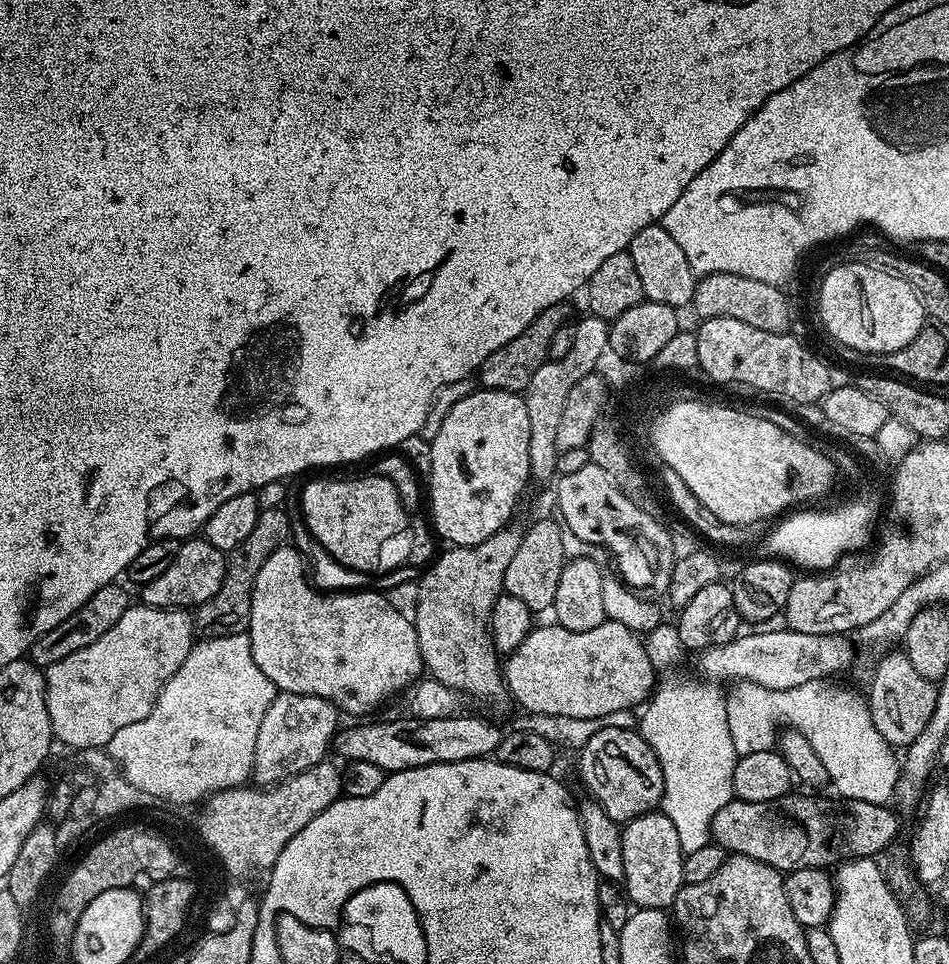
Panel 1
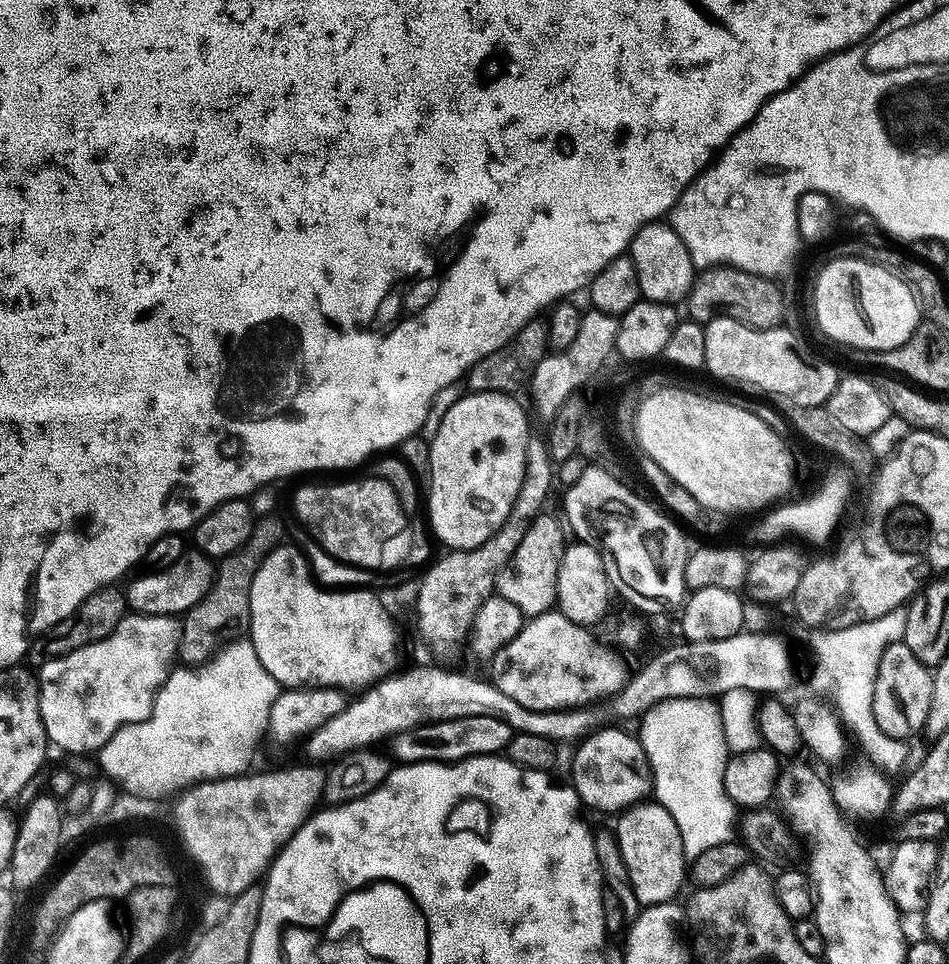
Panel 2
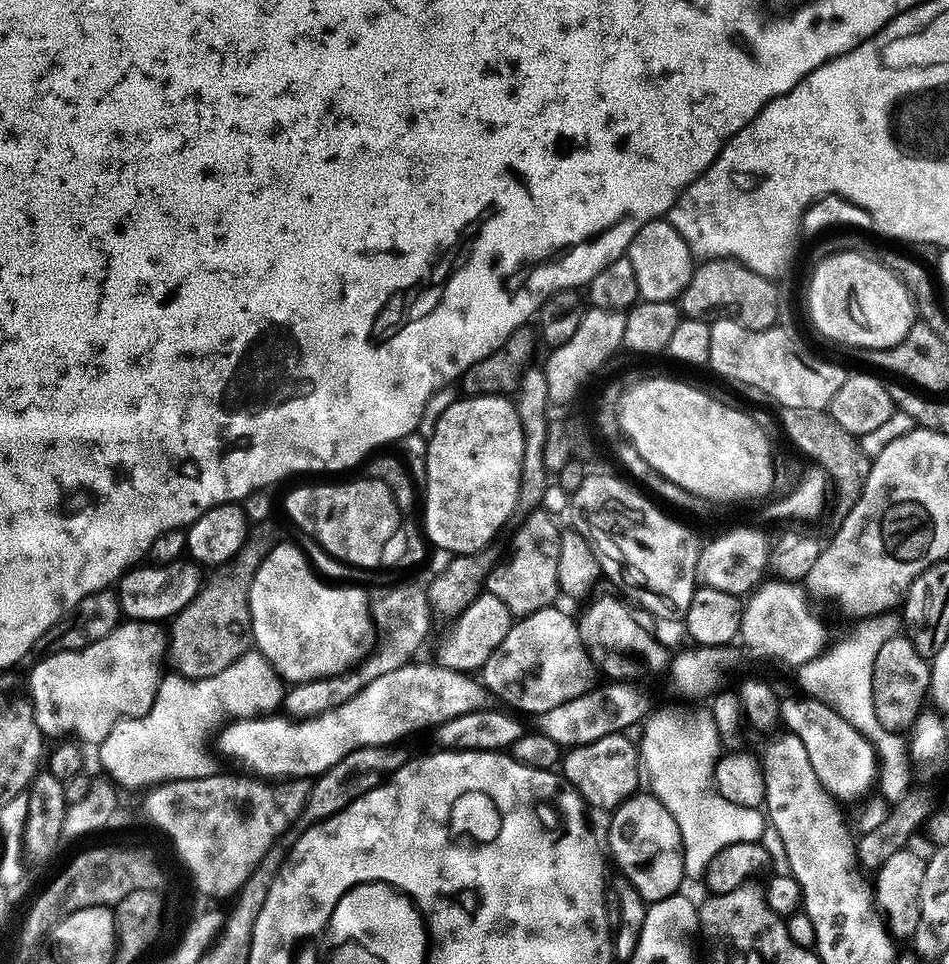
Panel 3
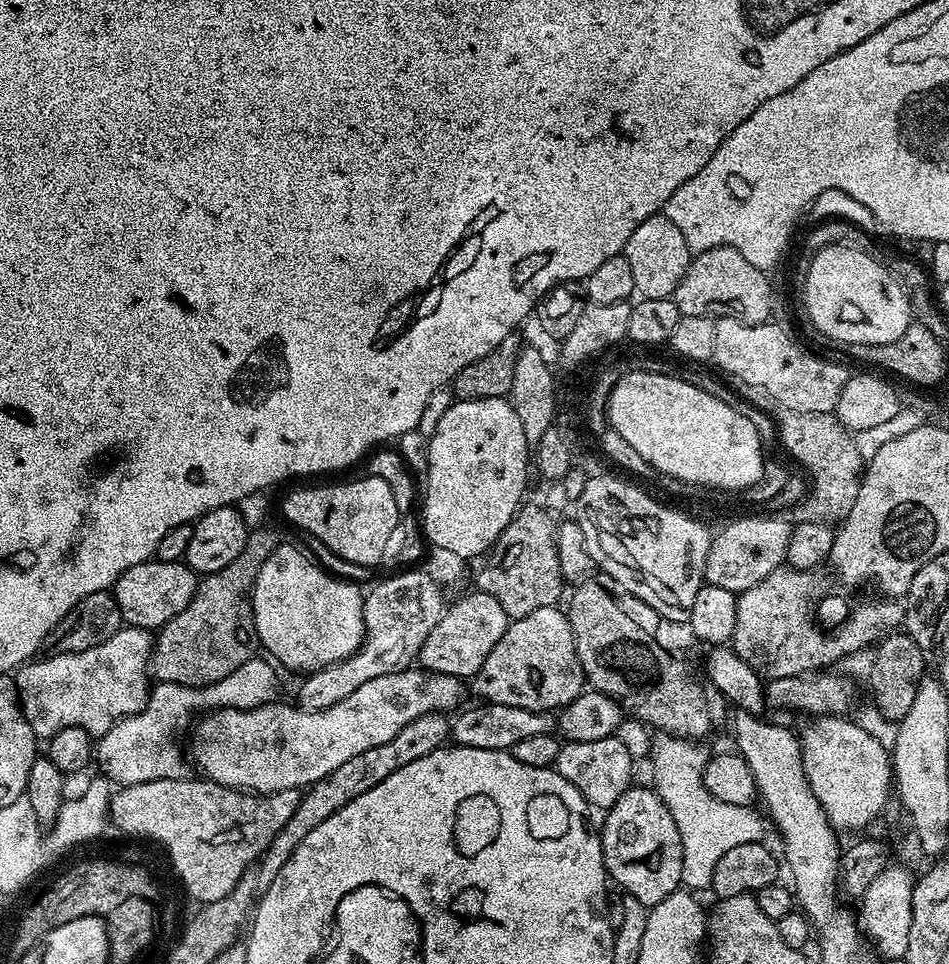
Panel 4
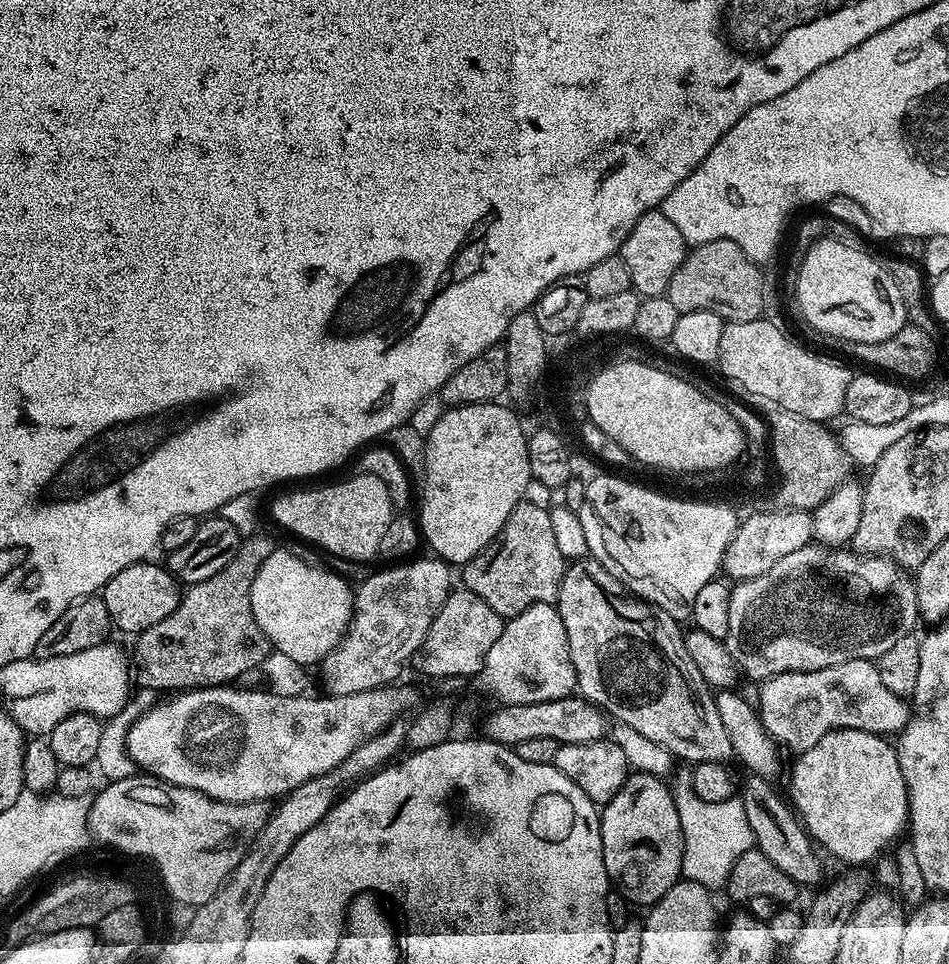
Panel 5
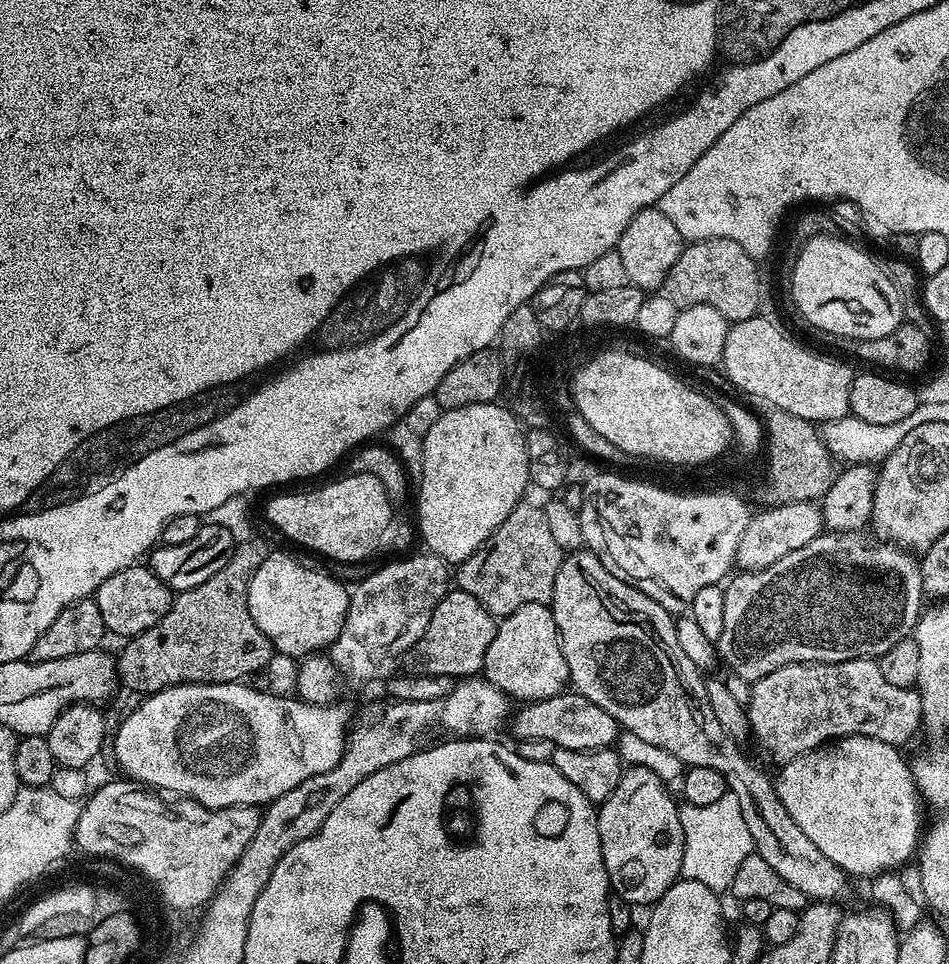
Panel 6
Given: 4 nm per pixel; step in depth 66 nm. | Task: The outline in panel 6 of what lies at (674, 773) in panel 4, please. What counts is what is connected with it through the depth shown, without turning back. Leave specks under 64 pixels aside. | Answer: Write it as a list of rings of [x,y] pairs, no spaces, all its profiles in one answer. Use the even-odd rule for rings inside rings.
[[[728,792],[711,806],[685,803],[680,808],[680,817],[684,831],[681,877],[702,882],[702,886],[710,886],[710,890],[717,894],[727,893],[734,882],[734,874],[738,874],[738,866],[742,866],[742,862],[754,852],[750,829],[746,827],[746,818],[742,818],[738,798]]]

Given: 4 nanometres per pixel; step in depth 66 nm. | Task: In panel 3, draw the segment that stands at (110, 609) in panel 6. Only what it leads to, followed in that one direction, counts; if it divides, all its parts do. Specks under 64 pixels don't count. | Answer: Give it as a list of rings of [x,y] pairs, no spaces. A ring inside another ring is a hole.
[[[181,558],[169,564],[147,567],[136,569],[133,567],[119,577],[120,610],[129,620],[171,621],[198,595],[206,579],[205,573],[200,573],[203,572],[201,565],[191,558]]]

